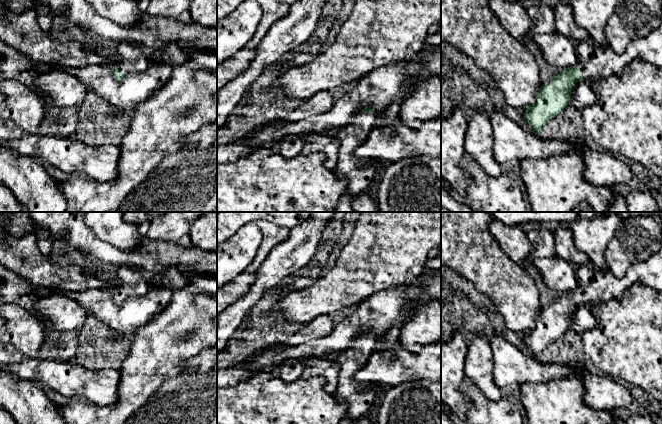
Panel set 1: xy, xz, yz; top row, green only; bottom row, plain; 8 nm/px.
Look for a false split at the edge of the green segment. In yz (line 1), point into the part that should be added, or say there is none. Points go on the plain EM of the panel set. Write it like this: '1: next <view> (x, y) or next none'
1: next yz (595, 286)

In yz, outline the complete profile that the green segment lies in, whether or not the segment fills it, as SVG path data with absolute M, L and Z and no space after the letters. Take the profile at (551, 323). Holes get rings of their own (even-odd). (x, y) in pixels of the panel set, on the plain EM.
M662 248L655 254L652 254L647 260L632 264L626 275L622 278L616 278L608 269L603 272L592 265L582 265L576 269L578 286L575 291L563 293L559 298L550 303L550 308L541 310L537 316L537 326L528 329L524 336L524 344L532 351L535 358L539 358L546 347L557 340L569 327L570 318L576 307L582 303L588 303L596 306L612 298L620 300L624 291L635 283L650 286L662 291Z

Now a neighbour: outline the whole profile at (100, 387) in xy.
M27 356L18 363L8 365L7 369L70 400L84 397L97 406L109 406L118 400L120 370L90 370L73 360L40 360Z

